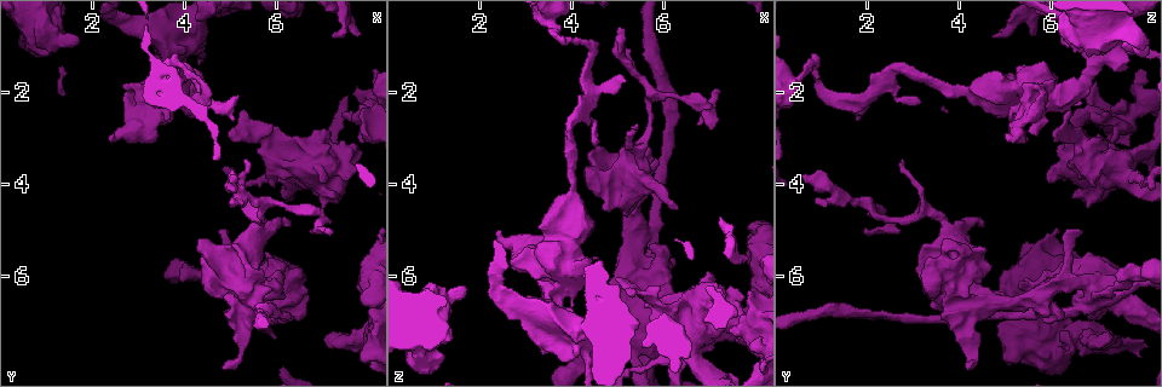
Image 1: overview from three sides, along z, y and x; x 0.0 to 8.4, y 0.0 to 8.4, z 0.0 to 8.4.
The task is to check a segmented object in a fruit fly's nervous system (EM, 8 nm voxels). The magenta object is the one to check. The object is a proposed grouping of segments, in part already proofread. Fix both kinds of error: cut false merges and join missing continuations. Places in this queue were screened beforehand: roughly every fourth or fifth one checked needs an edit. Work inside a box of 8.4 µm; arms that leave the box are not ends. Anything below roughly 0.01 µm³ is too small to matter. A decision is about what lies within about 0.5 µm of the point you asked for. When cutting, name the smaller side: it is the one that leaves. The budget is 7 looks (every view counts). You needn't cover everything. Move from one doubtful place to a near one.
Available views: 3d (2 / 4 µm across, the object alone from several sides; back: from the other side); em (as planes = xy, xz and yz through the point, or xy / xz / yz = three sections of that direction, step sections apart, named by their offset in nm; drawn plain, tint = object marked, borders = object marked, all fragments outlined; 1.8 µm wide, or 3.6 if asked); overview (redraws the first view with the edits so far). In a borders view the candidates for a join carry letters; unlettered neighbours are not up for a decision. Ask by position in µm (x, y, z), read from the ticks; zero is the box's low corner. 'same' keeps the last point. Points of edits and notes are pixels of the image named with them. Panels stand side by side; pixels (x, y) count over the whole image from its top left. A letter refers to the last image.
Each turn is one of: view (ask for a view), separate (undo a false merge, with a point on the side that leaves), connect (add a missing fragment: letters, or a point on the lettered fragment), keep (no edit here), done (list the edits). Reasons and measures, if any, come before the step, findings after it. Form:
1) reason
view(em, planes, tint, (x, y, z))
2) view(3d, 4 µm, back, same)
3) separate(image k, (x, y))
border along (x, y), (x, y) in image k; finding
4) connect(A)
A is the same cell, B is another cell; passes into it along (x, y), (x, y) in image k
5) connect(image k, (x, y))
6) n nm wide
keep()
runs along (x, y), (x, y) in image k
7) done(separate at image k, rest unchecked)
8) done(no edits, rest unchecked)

sudden change in width
view(em, planes, borders, (6.25, 3.90, 7.70))

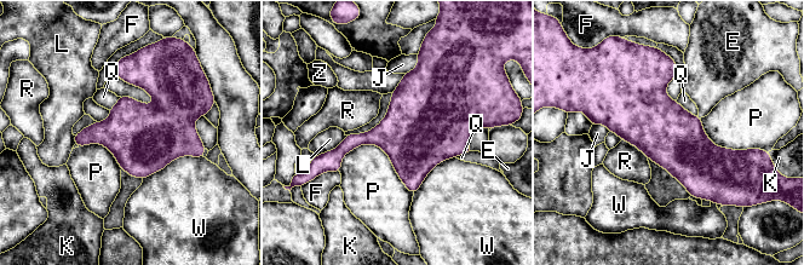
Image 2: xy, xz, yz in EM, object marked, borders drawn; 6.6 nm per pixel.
400 nm wide
keep()
E, F, J, K, L, P, Q, R, W and Z are other cells; border along (343, 155), (378, 145), (413, 195) in image 2; one cell here

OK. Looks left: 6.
abrupt turn
view(3d, 4 µm, (2.90, 2.40, 5.70))

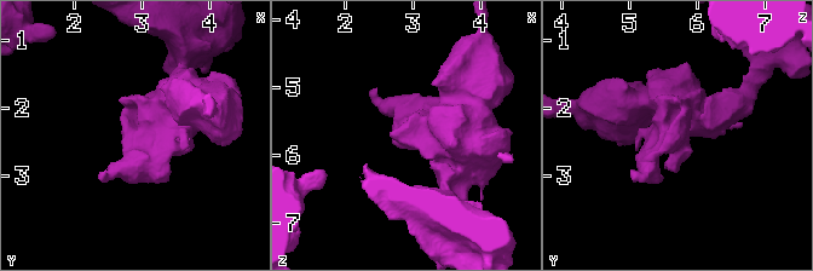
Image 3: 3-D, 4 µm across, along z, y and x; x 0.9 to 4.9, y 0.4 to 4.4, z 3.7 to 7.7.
view(em, xz, step 4, borders, (2.90, 2.40, 5.70))

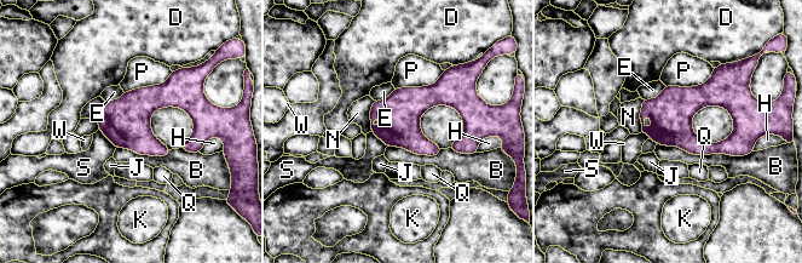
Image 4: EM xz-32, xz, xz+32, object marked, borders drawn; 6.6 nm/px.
view(em, planes, borders, same)

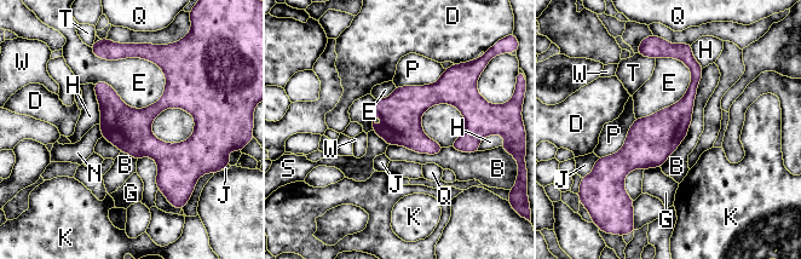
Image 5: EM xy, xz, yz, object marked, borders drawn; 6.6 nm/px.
B touches over 700 nm
keep()
B, D, E, G, H, J, K, N, P, Q, S, T and W are other cells; border along (703, 68), (687, 134), (661, 167) in image 5; all the same cell

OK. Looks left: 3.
sudden change in width
view(3d, 4 µm, (5.35, 6.20, 7.80))

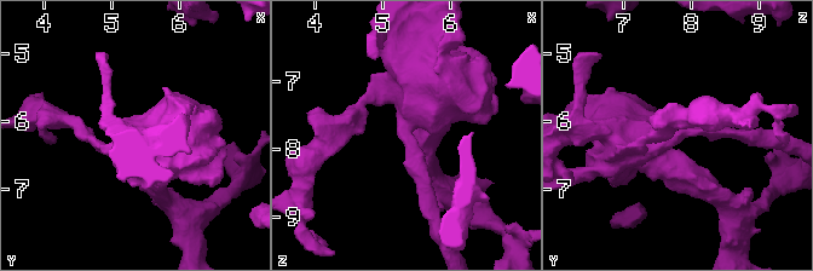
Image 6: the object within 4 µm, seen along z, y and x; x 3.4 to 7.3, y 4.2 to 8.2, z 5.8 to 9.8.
now the EM
view(em, 3.6 µm, planes, borders, (5.35, 6.20, 7.80))

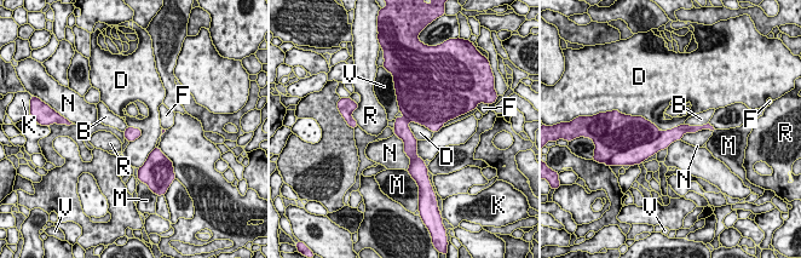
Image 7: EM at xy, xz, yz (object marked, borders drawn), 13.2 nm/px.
separate(image 7, (635, 155))
B, D, F, K, M, N, R and V are other cells; two cells meet here

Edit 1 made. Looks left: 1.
done(separate at image 7, rest unchecked)

